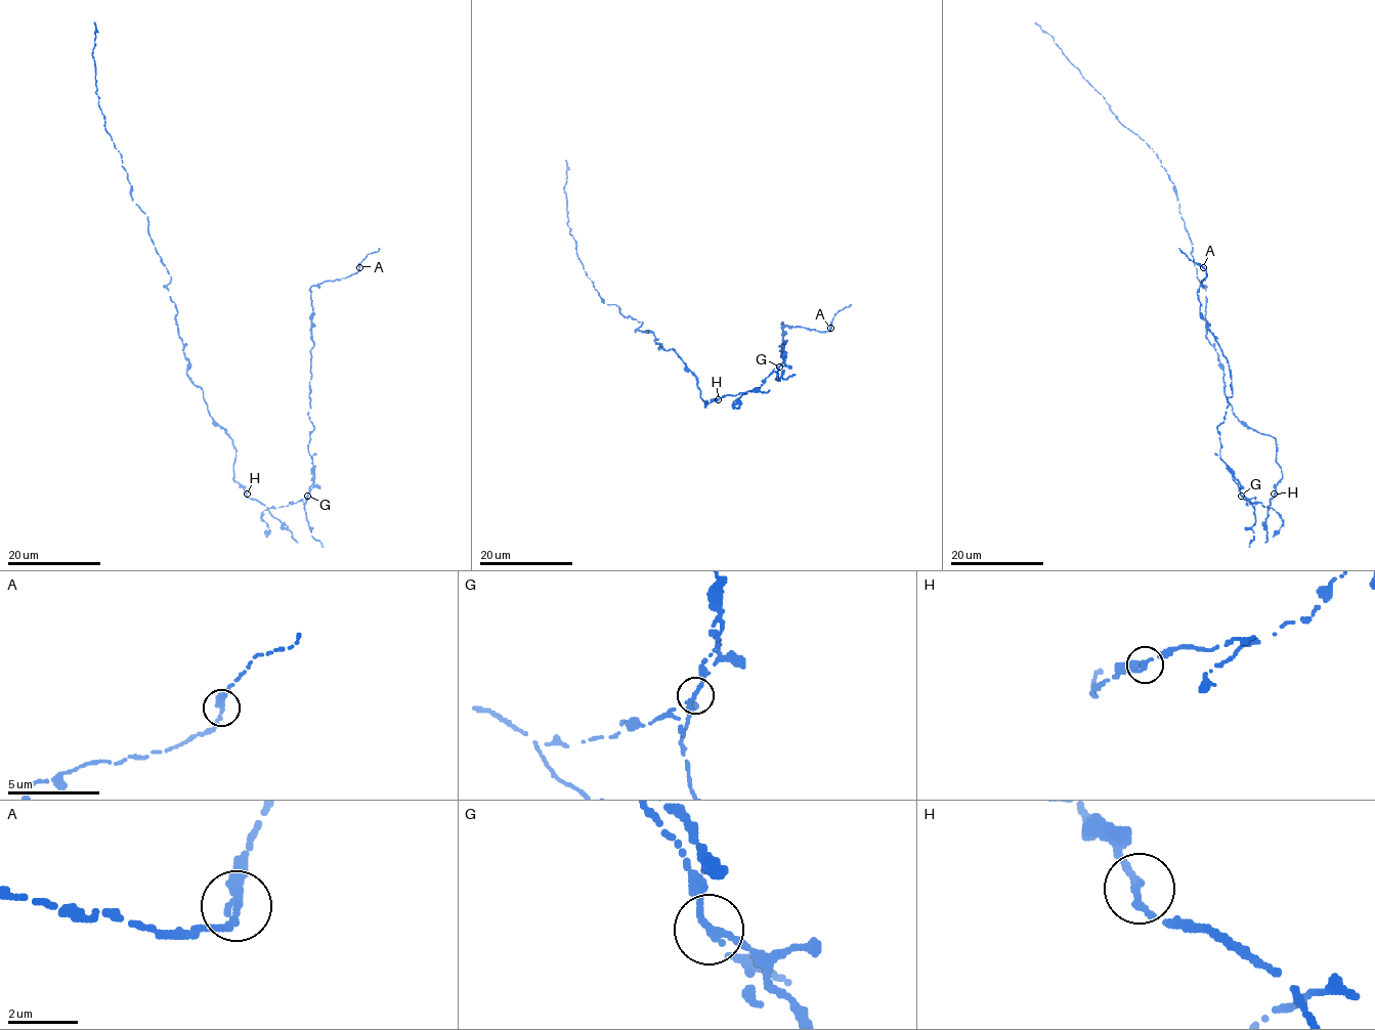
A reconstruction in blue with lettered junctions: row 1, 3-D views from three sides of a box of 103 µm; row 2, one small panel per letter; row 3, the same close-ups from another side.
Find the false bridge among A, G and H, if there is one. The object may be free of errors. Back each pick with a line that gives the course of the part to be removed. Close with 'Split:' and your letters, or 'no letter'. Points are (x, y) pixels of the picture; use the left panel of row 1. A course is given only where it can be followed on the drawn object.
G: Course of the part to remove: (307, 495), (294, 503), (261, 513), (269, 530), (266, 538)
Split: G

